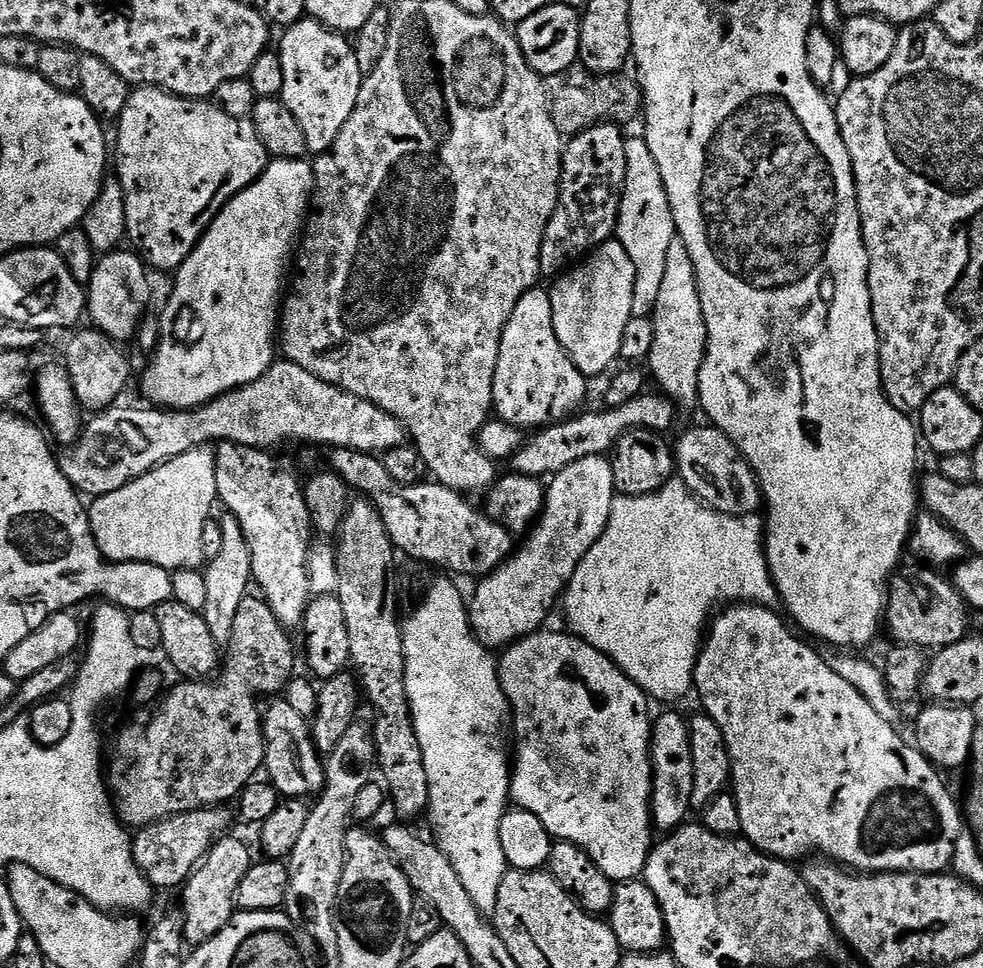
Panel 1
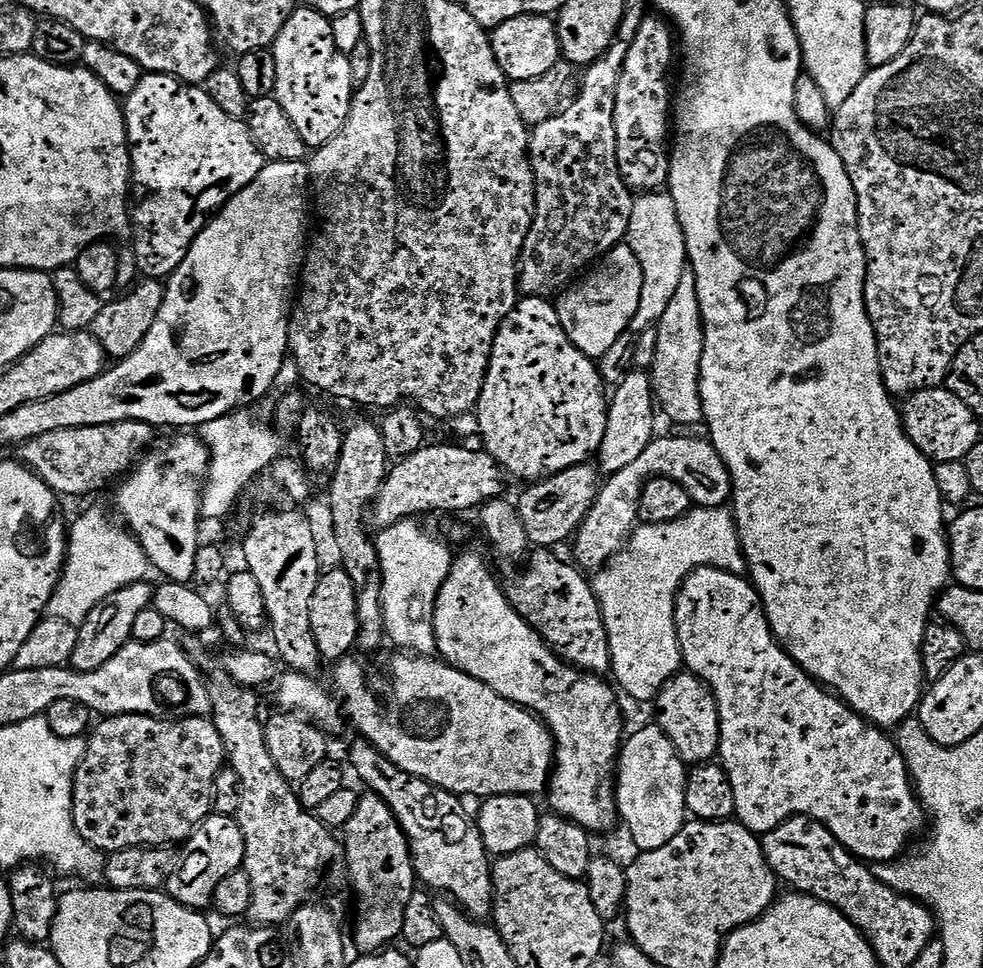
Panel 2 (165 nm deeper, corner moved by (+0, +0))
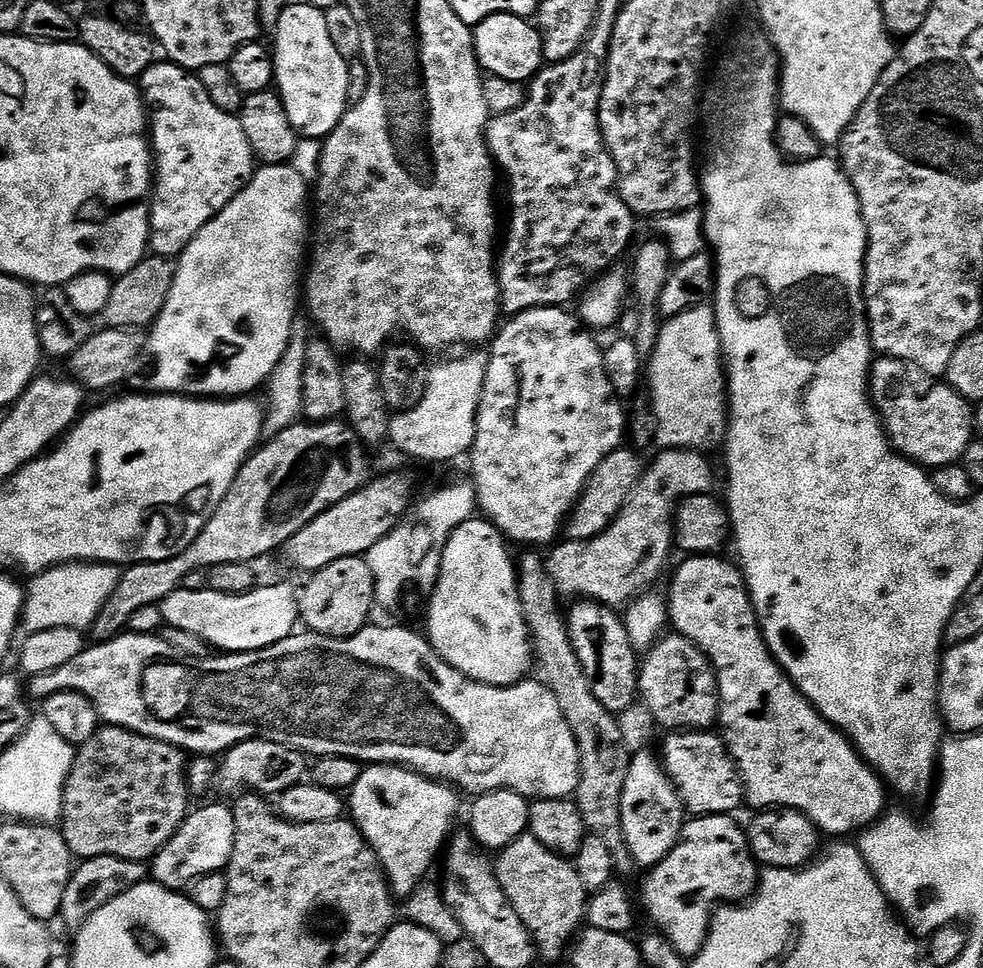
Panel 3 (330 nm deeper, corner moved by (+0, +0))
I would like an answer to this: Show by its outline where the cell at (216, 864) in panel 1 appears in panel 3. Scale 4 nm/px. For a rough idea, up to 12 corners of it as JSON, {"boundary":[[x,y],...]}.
{"boundary":[[224,804],[191,813],[150,861],[164,888],[184,890],[224,872],[234,814]]}

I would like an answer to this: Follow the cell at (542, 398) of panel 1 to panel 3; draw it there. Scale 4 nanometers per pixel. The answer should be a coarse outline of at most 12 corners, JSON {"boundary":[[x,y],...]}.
{"boundary":[[497,331],[470,449],[479,511],[551,545],[625,443],[595,335]]}

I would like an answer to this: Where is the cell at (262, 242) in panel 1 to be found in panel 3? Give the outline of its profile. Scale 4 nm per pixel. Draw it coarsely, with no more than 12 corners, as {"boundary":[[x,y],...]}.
{"boundary":[[261,167],[180,253],[147,391],[244,398],[292,337],[309,185]]}

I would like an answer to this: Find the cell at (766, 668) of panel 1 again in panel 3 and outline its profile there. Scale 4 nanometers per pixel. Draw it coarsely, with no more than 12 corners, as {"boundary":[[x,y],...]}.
{"boundary":[[692,554],[670,624],[708,656],[752,810],[848,838],[886,784],[772,656],[743,571]]}

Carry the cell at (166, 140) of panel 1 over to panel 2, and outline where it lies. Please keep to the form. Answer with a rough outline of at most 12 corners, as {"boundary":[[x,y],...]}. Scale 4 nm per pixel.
{"boundary":[[149,72],[122,104],[141,277],[264,169],[247,123]]}

